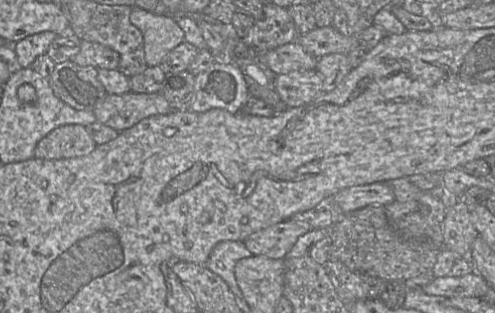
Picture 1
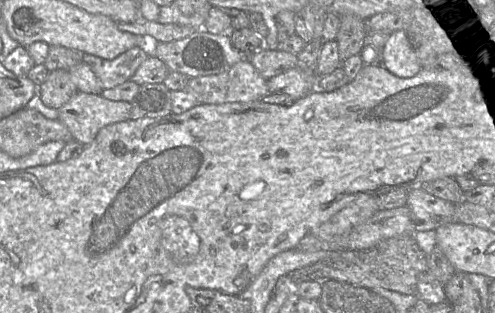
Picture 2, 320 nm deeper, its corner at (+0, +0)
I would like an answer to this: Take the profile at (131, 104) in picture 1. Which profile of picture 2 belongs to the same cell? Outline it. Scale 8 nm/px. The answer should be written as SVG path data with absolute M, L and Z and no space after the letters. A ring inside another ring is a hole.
M77 92L58 109L58 120L69 129L74 141L88 145L103 127L128 120L131 107L131 102Z

